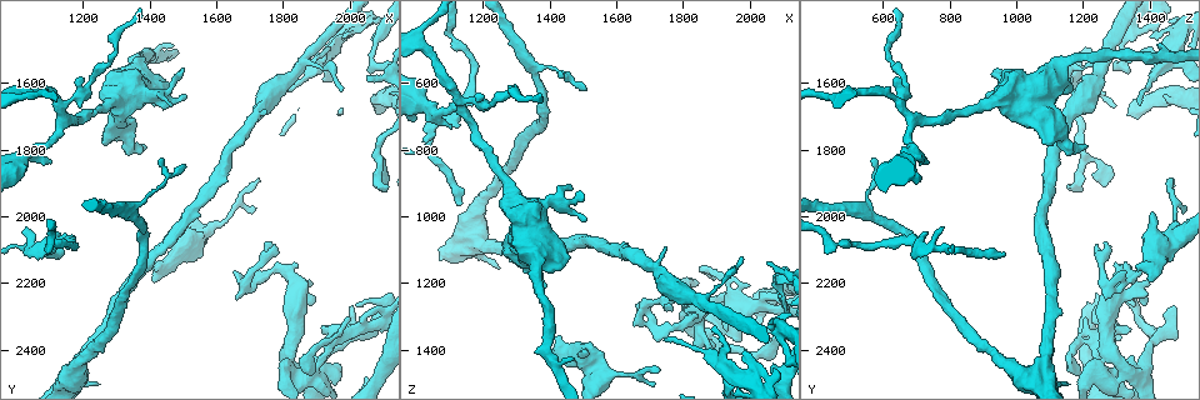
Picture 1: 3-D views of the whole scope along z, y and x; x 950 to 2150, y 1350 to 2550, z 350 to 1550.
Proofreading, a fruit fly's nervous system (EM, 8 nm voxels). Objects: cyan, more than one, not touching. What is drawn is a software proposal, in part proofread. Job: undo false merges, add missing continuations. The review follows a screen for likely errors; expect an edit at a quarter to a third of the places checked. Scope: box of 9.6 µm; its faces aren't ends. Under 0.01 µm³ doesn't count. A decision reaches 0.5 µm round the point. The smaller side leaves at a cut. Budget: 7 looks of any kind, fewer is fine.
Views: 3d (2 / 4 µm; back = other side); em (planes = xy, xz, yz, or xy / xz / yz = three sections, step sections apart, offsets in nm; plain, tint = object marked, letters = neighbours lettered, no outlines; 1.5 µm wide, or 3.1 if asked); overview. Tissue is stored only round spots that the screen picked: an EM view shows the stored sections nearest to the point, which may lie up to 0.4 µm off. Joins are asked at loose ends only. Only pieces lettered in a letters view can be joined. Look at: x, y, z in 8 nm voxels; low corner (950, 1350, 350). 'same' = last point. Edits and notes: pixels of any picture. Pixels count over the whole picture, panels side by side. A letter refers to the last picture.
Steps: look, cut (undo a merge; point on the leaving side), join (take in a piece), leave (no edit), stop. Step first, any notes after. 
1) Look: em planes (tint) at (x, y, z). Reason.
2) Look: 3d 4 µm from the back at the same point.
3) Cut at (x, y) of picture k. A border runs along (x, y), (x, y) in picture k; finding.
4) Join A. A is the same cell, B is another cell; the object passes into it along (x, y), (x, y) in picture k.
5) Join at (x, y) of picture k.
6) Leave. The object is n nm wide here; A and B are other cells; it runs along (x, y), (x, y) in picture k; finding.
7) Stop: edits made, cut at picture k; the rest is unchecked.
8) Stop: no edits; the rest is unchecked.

Look: em xy step 4 (letters) at (1140, 2110, 970). Tapers out.

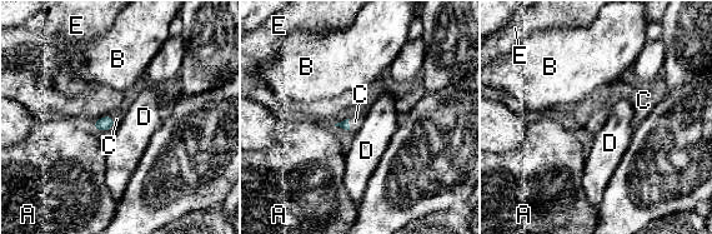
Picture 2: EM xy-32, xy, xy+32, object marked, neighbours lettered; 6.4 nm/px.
Join at (355, 122) of picture 2. The longest contact is with E, 170 nm; C is the same cell, A, B, D and E are other cells; the object passes into it along (344, 124), (349, 124), (355, 122) in picture 2; the neuron continues.

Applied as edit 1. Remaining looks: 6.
Look: 3d 4 µm from the back at (1030, 2030, 780). An open end.

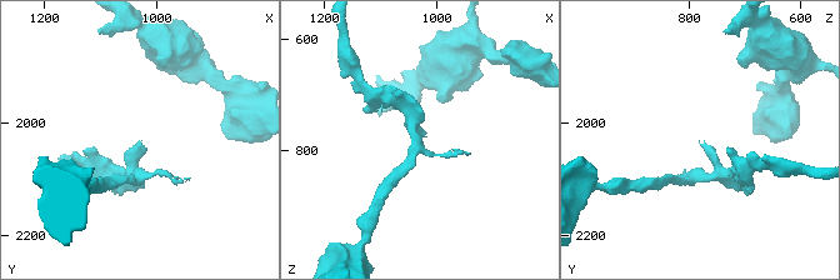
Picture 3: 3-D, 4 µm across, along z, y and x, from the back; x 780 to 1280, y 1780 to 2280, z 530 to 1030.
Look: em planes (letters) at (1025, 2035, 770). Shape alone is not enough.

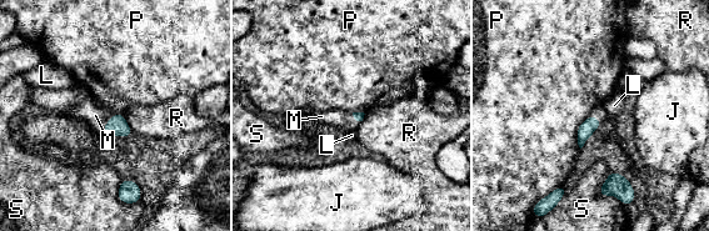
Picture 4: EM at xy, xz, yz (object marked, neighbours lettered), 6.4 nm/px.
Join at (95, 115) of picture 4. M is the same cell, J, L, P, R and S are other cells; the object passes into it along (118, 126), (105, 124), (95, 115) in picture 4; the neuron continues.

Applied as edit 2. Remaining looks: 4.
Look: 3d 2 µm at (1500, 1560, 930). An open end.

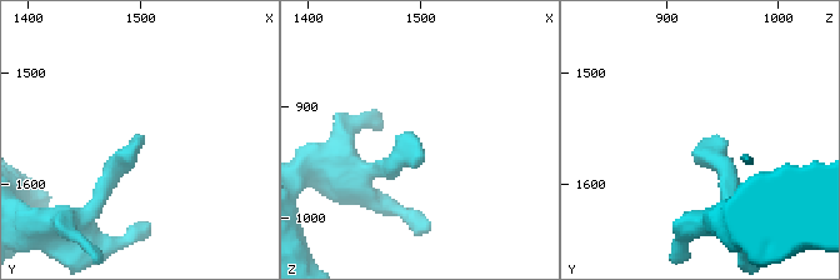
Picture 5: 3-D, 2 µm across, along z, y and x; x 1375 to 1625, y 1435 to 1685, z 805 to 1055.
Look: em planes (letters) at (1500, 1554, 934). Shape alone is not enough.

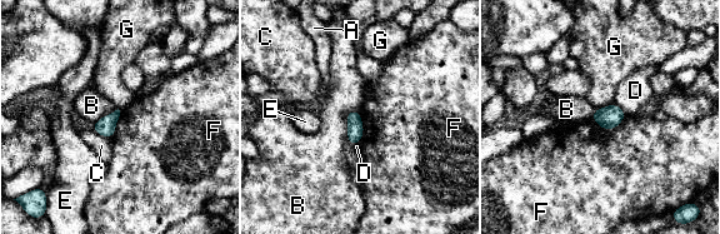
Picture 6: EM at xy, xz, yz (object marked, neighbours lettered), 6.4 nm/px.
Leave. The longest contact is with F, 240 nm; A, B, C, D, E, F and G are other cells; a border runs along (613, 101), (596, 109) in picture 6; no lettered piece goes on from it.

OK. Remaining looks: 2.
Stop: edits made, join at picture 2, join at picture 4; the rest is unchecked.

